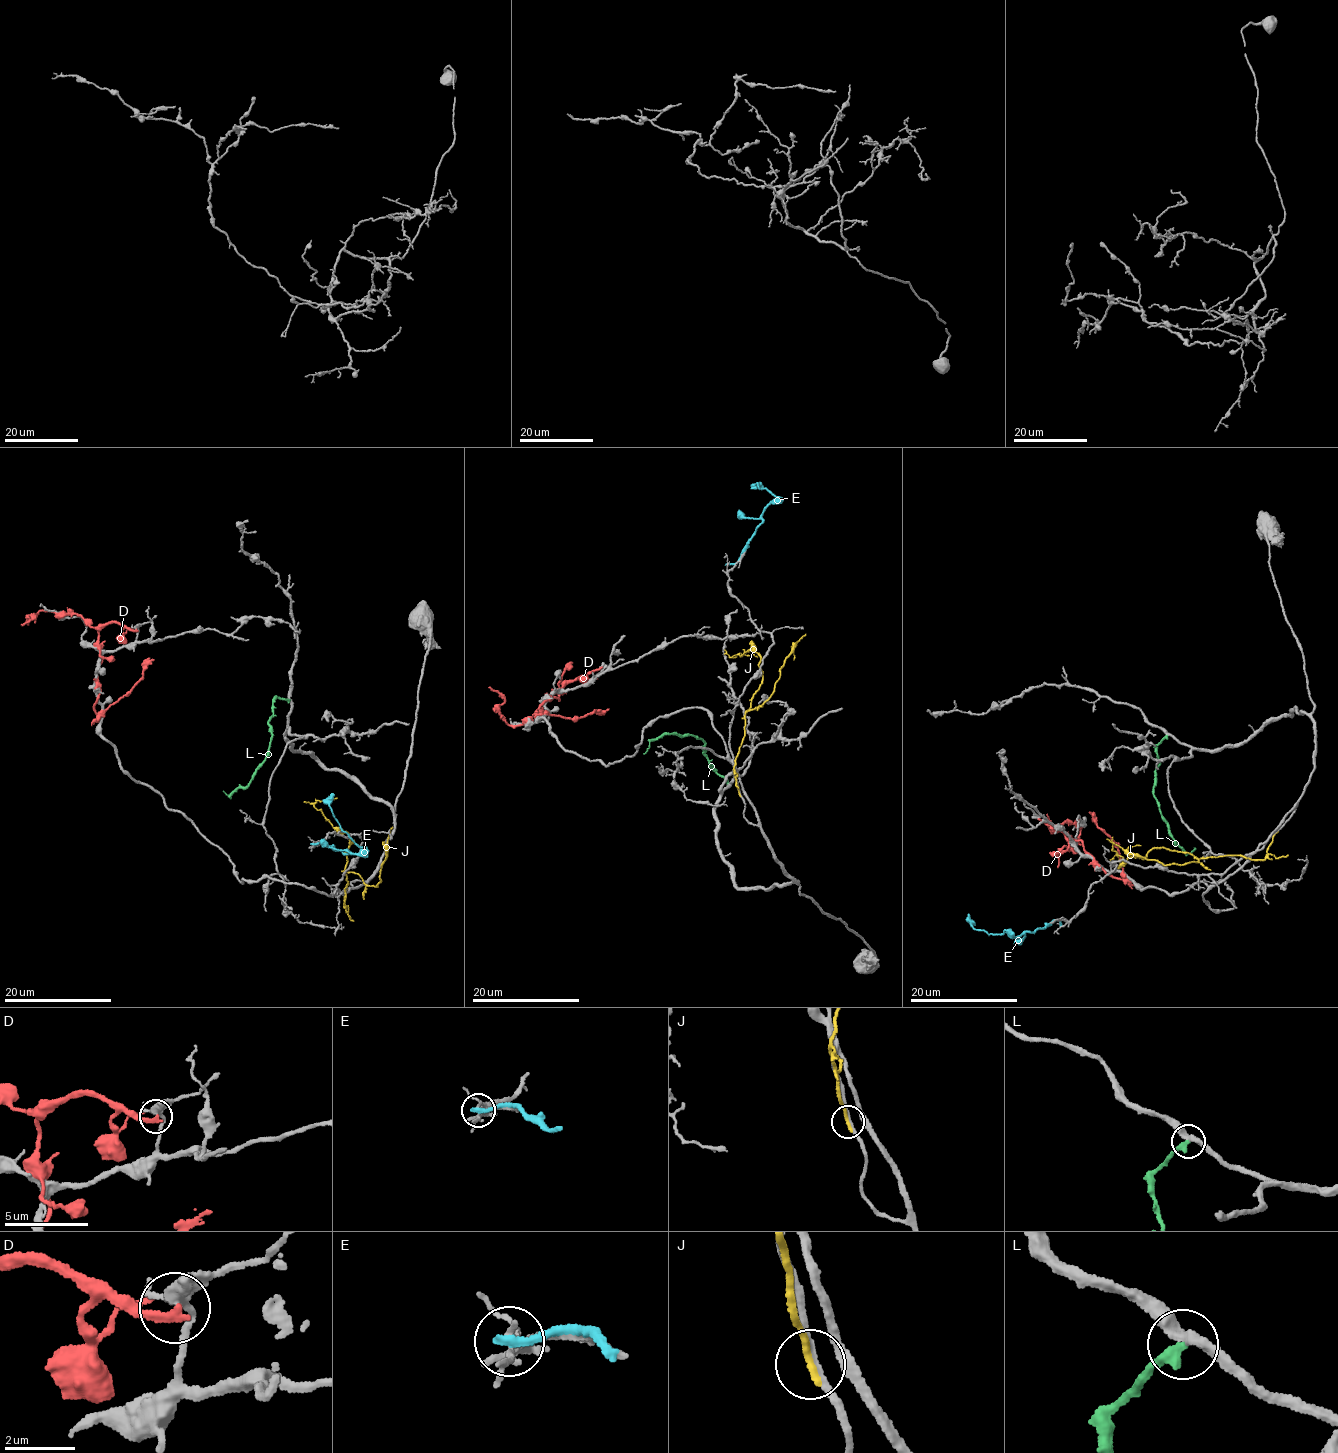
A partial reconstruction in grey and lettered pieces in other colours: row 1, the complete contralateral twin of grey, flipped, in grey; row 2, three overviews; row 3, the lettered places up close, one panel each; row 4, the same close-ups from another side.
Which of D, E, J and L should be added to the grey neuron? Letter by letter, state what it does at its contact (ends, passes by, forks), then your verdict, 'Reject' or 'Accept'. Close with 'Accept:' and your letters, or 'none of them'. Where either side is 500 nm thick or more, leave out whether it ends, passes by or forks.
D: It ends there. Reject
E: It ends there. Reject
J: It ends there. Reject
L: It ends there. Reject
Accept: none of them

